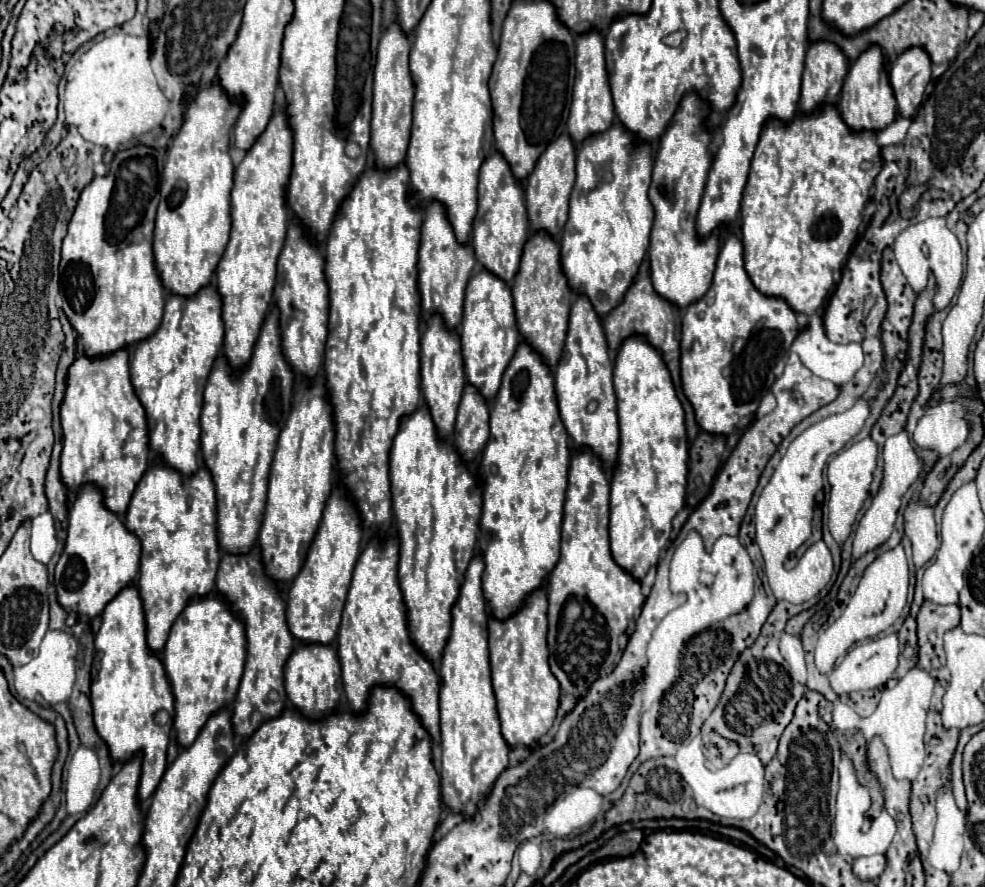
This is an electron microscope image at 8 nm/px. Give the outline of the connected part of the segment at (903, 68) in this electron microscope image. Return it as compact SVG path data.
M909 47L903 51L889 69L891 85L895 91L897 107L903 117L913 117L921 105L921 97L931 79L931 59L923 47Z

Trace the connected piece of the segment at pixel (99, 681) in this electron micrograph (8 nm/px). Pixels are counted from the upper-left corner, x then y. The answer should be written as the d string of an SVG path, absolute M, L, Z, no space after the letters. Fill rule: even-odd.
M137 585L121 589L103 609L101 627L95 635L95 659L91 669L91 703L93 719L99 735L105 739L113 761L127 761L133 755L143 757L143 773L139 785L141 801L149 799L157 789L167 761L167 743L173 727L173 689L161 659L149 649L145 639L145 615ZM165 709L169 723L157 725L153 715Z

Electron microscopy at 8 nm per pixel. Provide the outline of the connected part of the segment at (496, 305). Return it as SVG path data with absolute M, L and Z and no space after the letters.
M487 269L475 273L467 283L461 321L461 345L467 381L475 385L485 399L491 399L499 391L503 371L507 369L519 345L519 329L509 283Z

